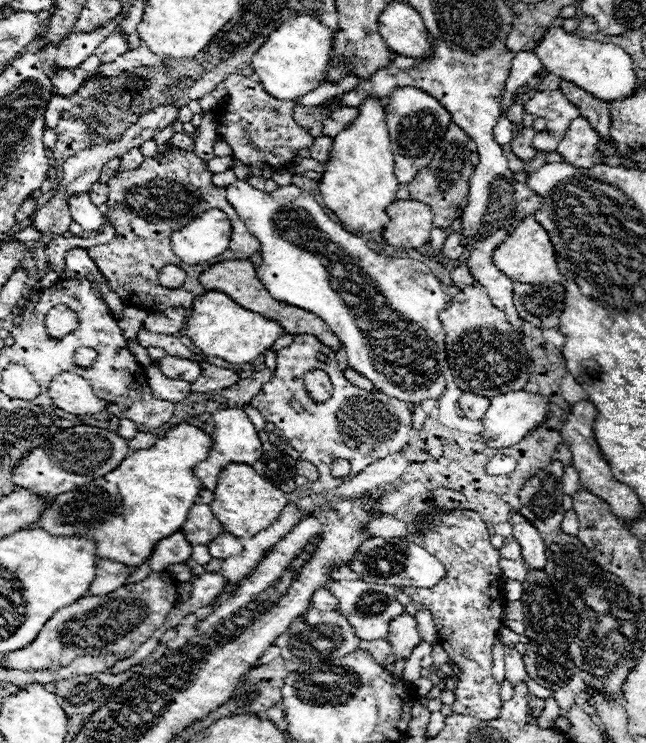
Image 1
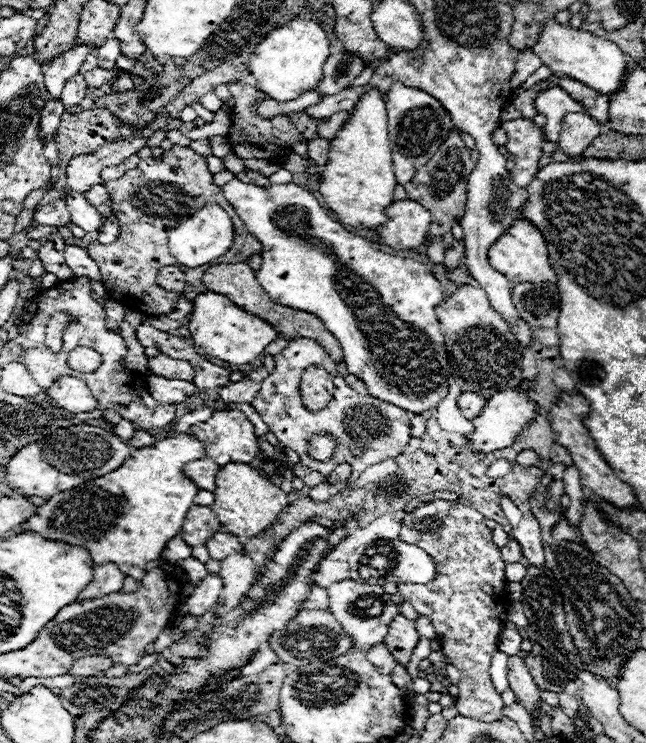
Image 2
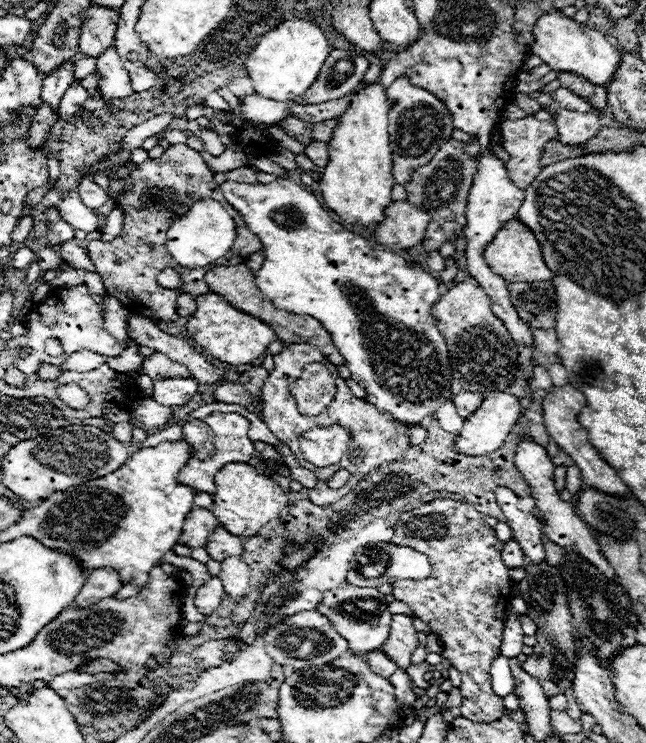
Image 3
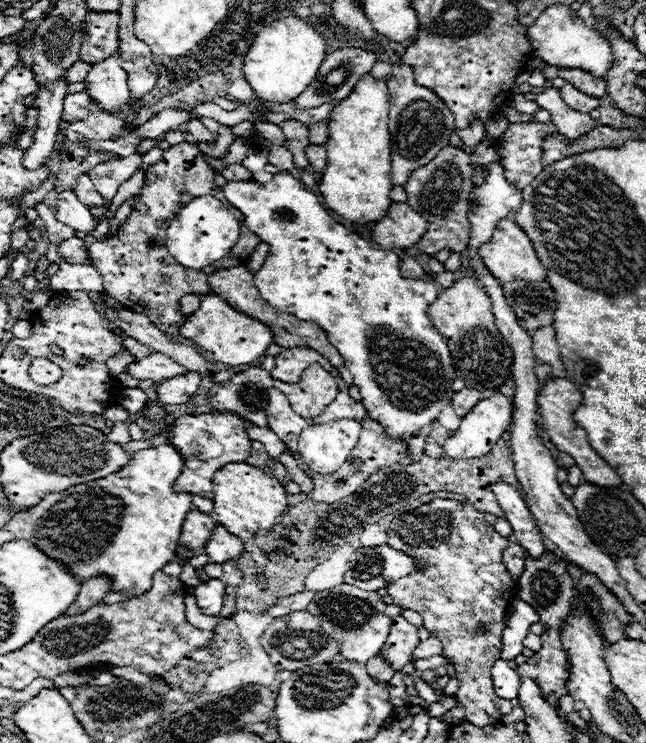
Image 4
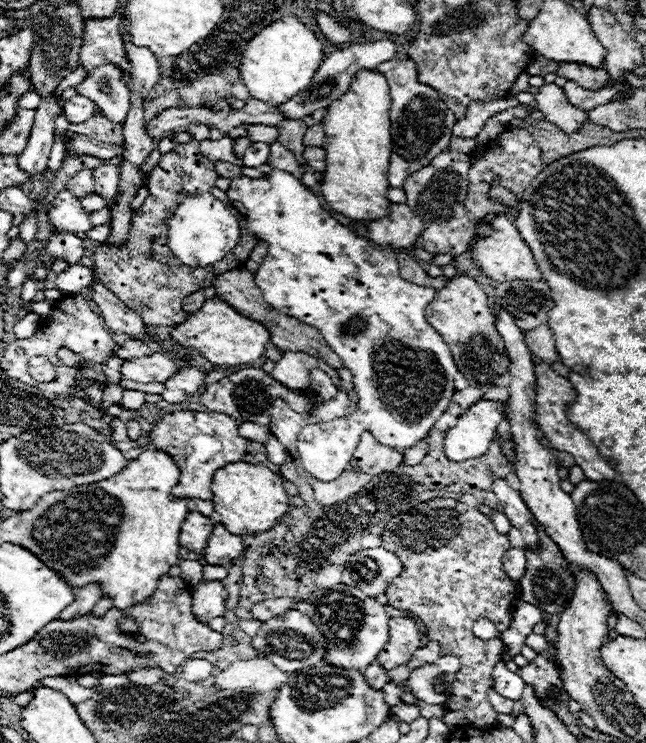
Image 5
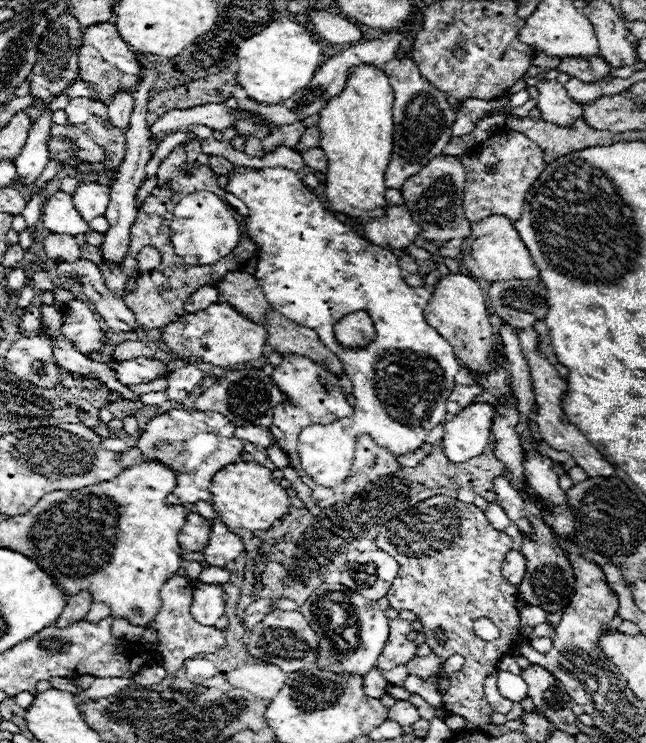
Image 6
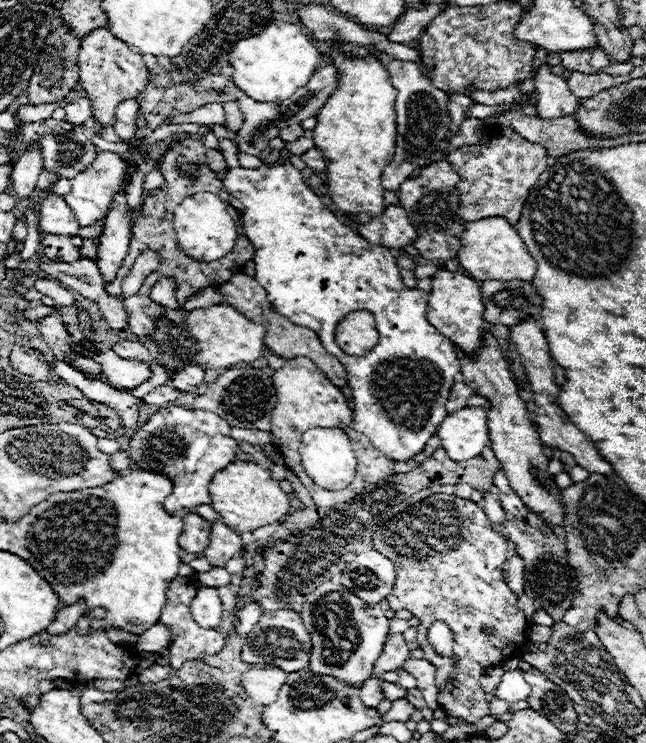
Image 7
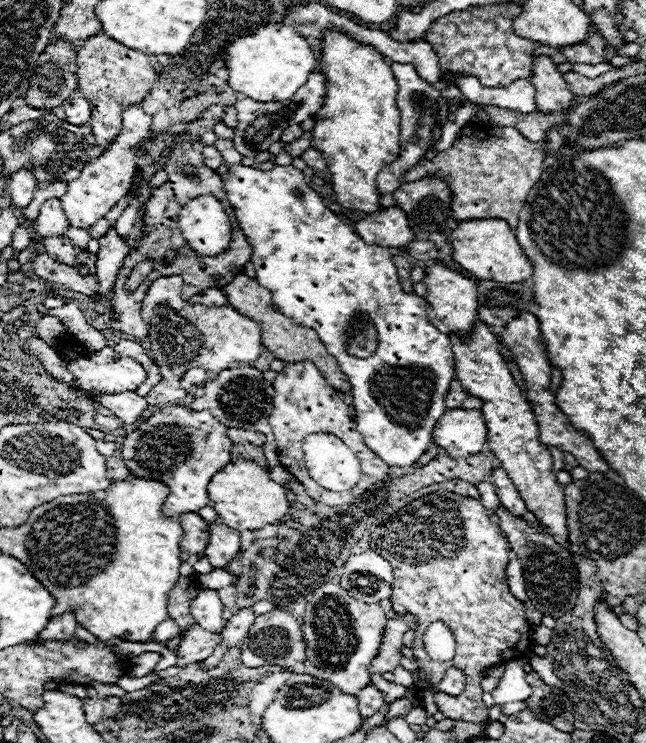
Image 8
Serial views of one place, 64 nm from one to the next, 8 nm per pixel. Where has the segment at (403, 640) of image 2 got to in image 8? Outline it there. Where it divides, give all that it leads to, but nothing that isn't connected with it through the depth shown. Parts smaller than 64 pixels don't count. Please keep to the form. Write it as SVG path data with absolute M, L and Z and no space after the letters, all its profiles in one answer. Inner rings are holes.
M388 620L386 630L384 630L384 638L382 638L382 646L378 656L374 658L374 664L370 666L372 674L384 674L384 672L392 672L402 658L402 636L404 632L408 632L410 626L406 620Z

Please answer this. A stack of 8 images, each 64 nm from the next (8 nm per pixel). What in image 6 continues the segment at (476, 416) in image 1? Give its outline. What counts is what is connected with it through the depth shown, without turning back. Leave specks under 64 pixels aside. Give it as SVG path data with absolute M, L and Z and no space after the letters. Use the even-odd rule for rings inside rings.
M456 384L452 394L450 394L450 400L446 404L448 412L450 414L458 414L460 410L464 410L466 406L472 404L472 400L482 394L482 388L480 386L462 386L462 384Z

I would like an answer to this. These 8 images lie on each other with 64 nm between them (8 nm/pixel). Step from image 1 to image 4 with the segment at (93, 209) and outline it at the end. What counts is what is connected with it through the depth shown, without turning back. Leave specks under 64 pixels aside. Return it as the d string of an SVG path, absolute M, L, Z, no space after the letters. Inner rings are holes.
M72 190L60 192L58 202L56 202L56 220L68 224L74 230L86 232L86 234L92 232L98 224L98 220L92 216L90 208L84 206Z

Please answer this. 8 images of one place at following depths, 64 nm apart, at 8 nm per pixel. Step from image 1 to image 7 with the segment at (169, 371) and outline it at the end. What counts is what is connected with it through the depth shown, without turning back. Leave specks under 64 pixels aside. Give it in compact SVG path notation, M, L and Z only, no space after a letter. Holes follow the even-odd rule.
M104 350L100 356L96 356L96 360L102 364L104 372L100 378L114 388L132 390L152 376L152 370L146 362L118 358L112 350Z

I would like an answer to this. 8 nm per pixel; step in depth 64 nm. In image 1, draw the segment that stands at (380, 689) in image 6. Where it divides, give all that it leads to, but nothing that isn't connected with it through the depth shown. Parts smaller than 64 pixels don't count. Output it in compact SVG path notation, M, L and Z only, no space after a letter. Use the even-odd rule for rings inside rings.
M378 638L374 642L364 642L364 648L372 654L372 658L378 664L394 664L394 660L396 660L392 646L390 646L390 642L386 642L386 638Z

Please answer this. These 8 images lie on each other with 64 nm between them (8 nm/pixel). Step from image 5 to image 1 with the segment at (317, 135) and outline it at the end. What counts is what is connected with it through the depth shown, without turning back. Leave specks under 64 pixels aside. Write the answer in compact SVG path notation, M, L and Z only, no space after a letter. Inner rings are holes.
M354 106L354 108L340 108L340 110L336 110L336 112L332 112L328 118L326 118L326 122L324 122L324 134L326 136L336 136L340 130L344 130L344 128L348 128L356 118L358 118L358 114L360 114L360 110Z

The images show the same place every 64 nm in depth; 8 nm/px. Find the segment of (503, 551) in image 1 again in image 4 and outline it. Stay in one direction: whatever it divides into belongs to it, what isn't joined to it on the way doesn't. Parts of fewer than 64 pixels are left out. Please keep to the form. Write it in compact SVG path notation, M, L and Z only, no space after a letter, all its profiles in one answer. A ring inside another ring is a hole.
M510 544L504 552L502 552L502 562L506 566L506 570L510 570L510 574L514 578L518 578L524 572L524 560L526 560L526 550L518 544Z

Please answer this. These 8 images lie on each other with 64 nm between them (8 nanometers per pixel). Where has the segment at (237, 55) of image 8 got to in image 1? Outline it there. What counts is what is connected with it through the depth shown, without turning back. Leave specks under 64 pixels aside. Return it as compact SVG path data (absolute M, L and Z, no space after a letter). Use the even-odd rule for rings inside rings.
M296 16L284 22L276 32L268 36L268 40L252 56L252 66L254 72L260 76L260 84L270 96L298 102L302 96L322 84L326 66L332 60L332 44L334 32L324 26L318 18Z

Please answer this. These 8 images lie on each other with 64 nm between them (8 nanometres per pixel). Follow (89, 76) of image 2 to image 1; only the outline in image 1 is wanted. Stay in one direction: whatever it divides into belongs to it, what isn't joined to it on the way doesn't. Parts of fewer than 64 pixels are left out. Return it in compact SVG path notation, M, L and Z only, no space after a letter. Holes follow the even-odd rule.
M140 46L138 50L130 50L130 52L122 54L112 64L102 64L96 72L104 74L104 76L118 76L118 74L130 70L130 66L160 66L160 64L168 64L168 62L170 62L168 58L156 56L146 46Z

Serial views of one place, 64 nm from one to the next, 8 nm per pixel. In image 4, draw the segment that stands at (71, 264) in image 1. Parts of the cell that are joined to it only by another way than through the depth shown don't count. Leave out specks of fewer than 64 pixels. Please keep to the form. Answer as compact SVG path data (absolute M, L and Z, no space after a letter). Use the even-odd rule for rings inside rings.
M76 236L64 240L60 246L58 246L58 254L68 262L68 264L86 264L88 260L88 252L84 248L84 242Z

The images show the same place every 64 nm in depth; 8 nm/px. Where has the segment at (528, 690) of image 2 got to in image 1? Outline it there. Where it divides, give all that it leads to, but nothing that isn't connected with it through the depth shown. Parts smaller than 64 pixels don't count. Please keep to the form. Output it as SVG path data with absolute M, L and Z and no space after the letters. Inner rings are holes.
M506 648L506 678L512 684L518 684L524 682L524 676L526 676L526 668L524 668L522 654L516 652L514 648Z

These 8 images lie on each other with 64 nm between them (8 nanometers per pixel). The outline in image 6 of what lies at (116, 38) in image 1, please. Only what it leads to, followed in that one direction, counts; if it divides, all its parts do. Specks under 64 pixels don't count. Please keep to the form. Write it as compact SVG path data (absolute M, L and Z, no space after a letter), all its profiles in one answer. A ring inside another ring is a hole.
M76 80L76 82L68 88L68 92L70 92L70 98L84 96L84 98L94 98L94 100L96 100L96 94L94 94L92 86L90 86L88 82L82 82L82 80ZM116 92L106 108L108 108L110 124L124 130L128 126L128 122L130 122L134 100L132 100L132 96L128 92Z

